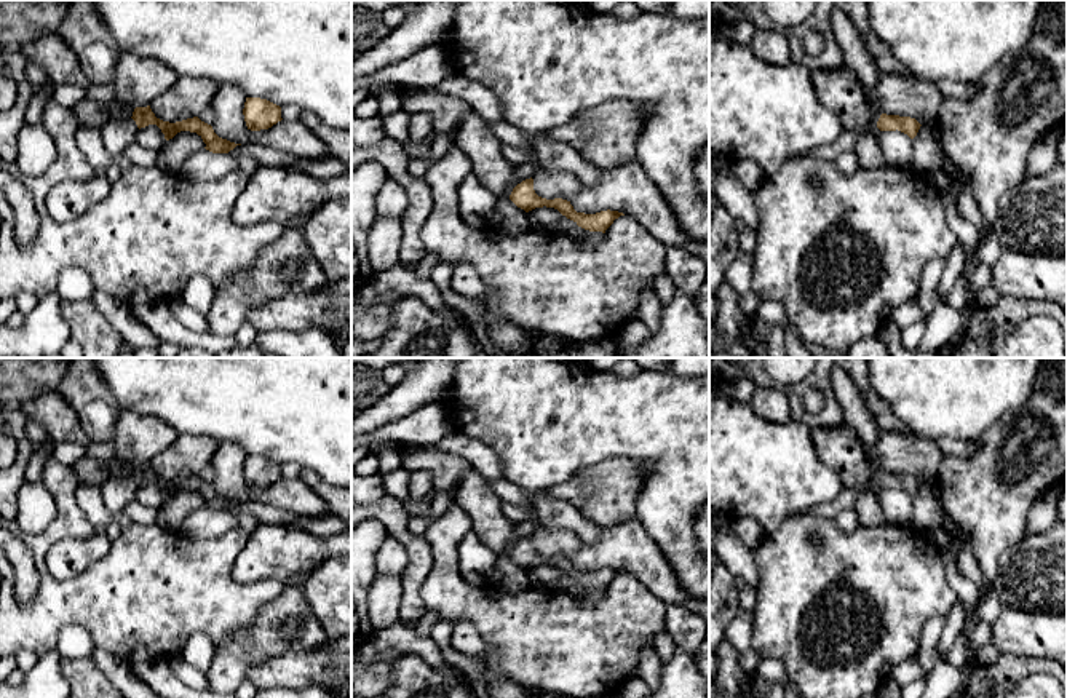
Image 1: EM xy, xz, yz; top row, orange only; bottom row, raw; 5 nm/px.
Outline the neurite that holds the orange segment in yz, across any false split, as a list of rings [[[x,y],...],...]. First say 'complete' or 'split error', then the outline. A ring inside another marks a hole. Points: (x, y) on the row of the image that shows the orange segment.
complete | [[[882,113],[877,128],[880,131],[901,131],[907,134],[910,139],[914,139],[920,129],[920,123],[915,118],[910,117],[899,117],[899,115],[887,115]]]

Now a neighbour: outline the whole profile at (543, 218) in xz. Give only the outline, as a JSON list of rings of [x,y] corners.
[[[535,208],[527,212],[532,230],[553,230],[559,219],[561,212],[554,208]]]

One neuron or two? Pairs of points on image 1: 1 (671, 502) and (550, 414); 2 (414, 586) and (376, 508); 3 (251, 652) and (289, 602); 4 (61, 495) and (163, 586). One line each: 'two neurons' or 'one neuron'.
1: one neuron
2: one neuron
3: one neuron
4: one neuron

